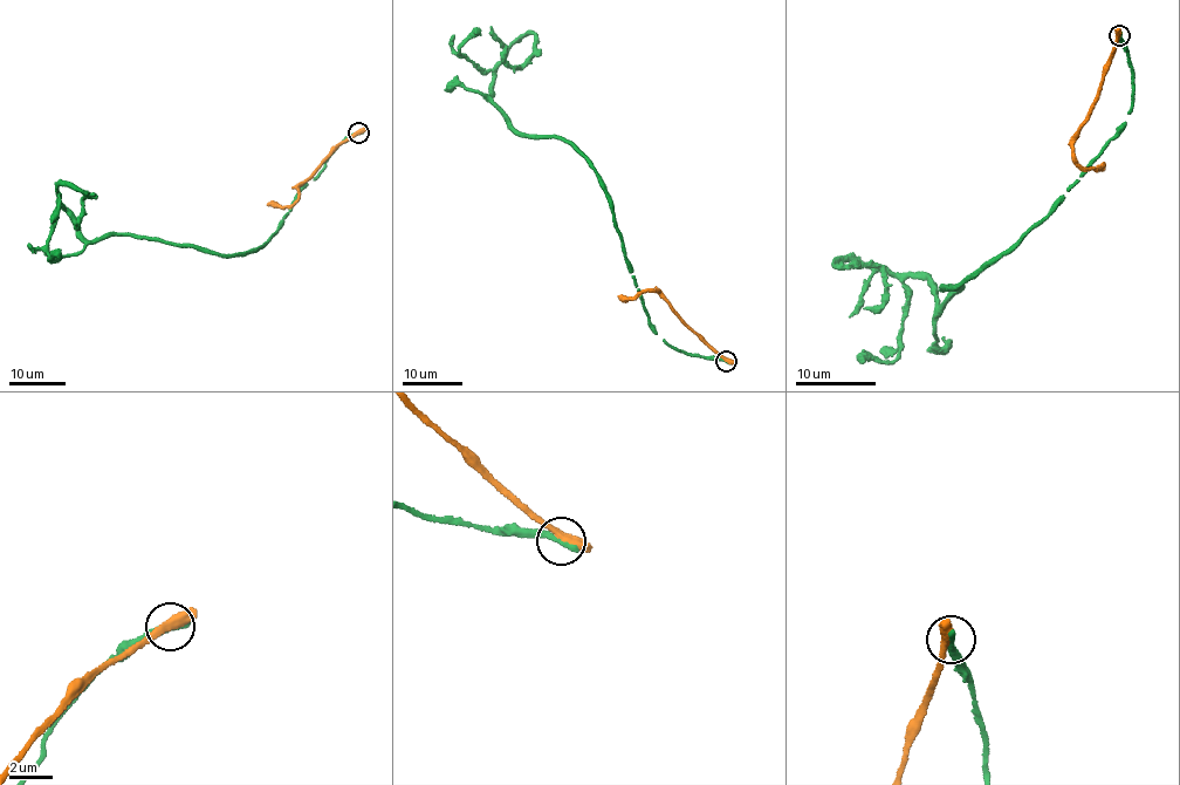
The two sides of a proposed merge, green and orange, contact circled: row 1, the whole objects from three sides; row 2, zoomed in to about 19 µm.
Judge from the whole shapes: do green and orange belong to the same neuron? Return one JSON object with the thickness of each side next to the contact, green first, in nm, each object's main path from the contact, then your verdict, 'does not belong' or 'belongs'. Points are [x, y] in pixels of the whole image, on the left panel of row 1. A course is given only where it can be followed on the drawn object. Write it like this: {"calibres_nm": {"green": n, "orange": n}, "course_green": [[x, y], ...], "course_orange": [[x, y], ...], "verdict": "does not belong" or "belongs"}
{"calibres_nm": {"green": 360, "orange": 380}, "course_green": [[358, 132], [267, 241], [244, 253], [121, 233], [89, 241], [57, 204], [61, 184], [88, 195], [75, 223]], "course_orange": [[358, 132], [335, 149], [297, 188], [299, 197], [292, 204], [266, 205]], "verdict": "does not belong"}

